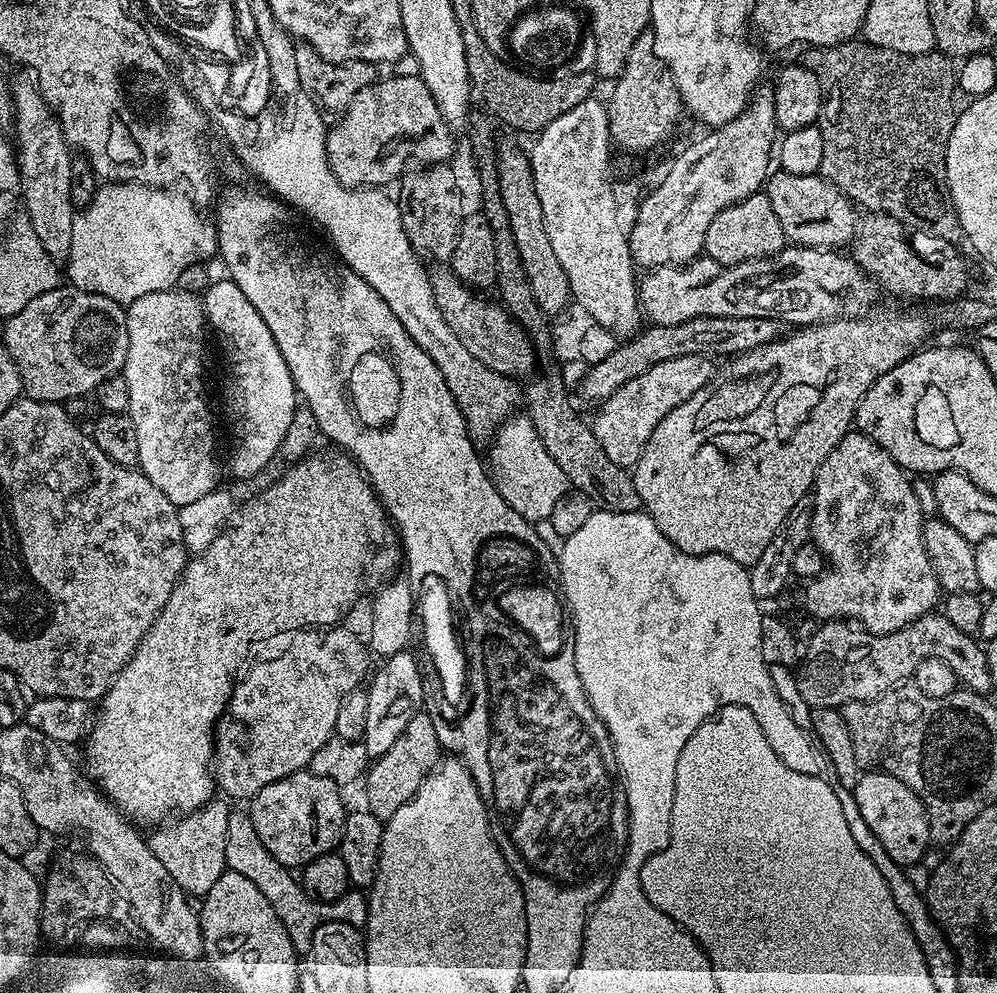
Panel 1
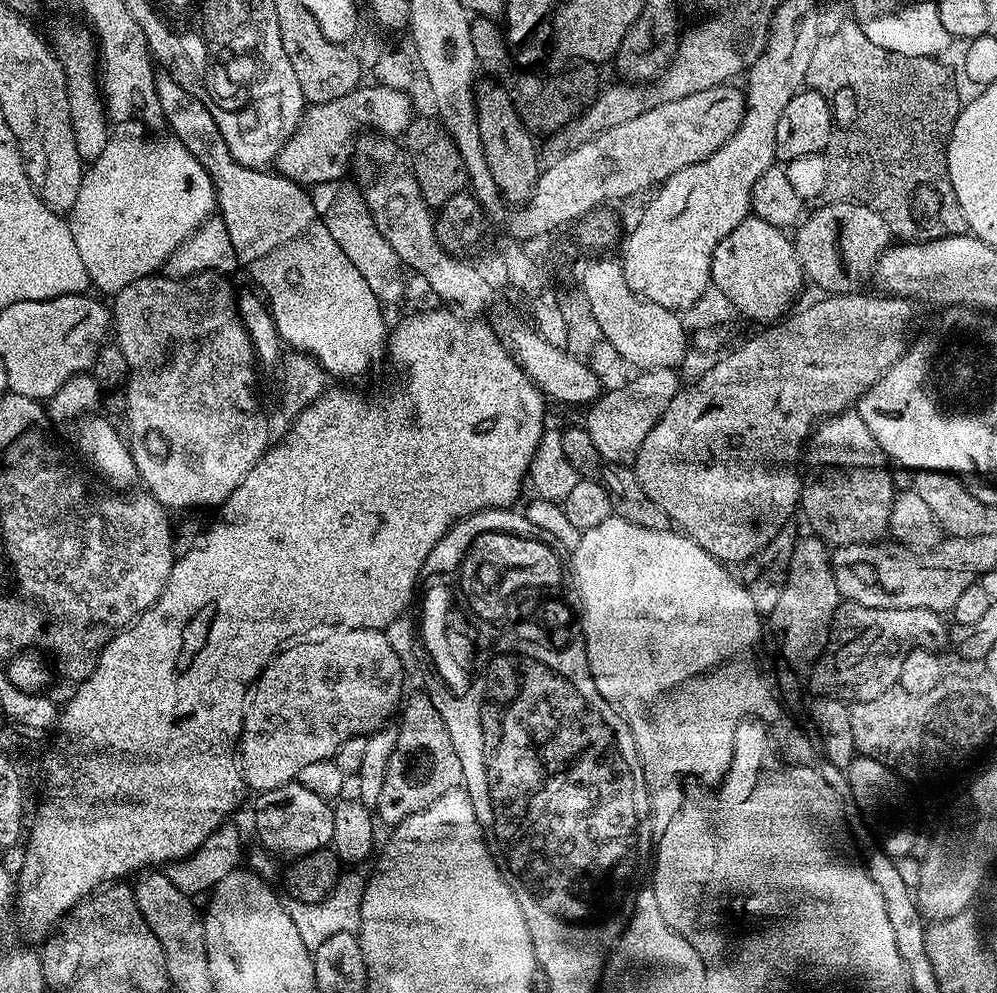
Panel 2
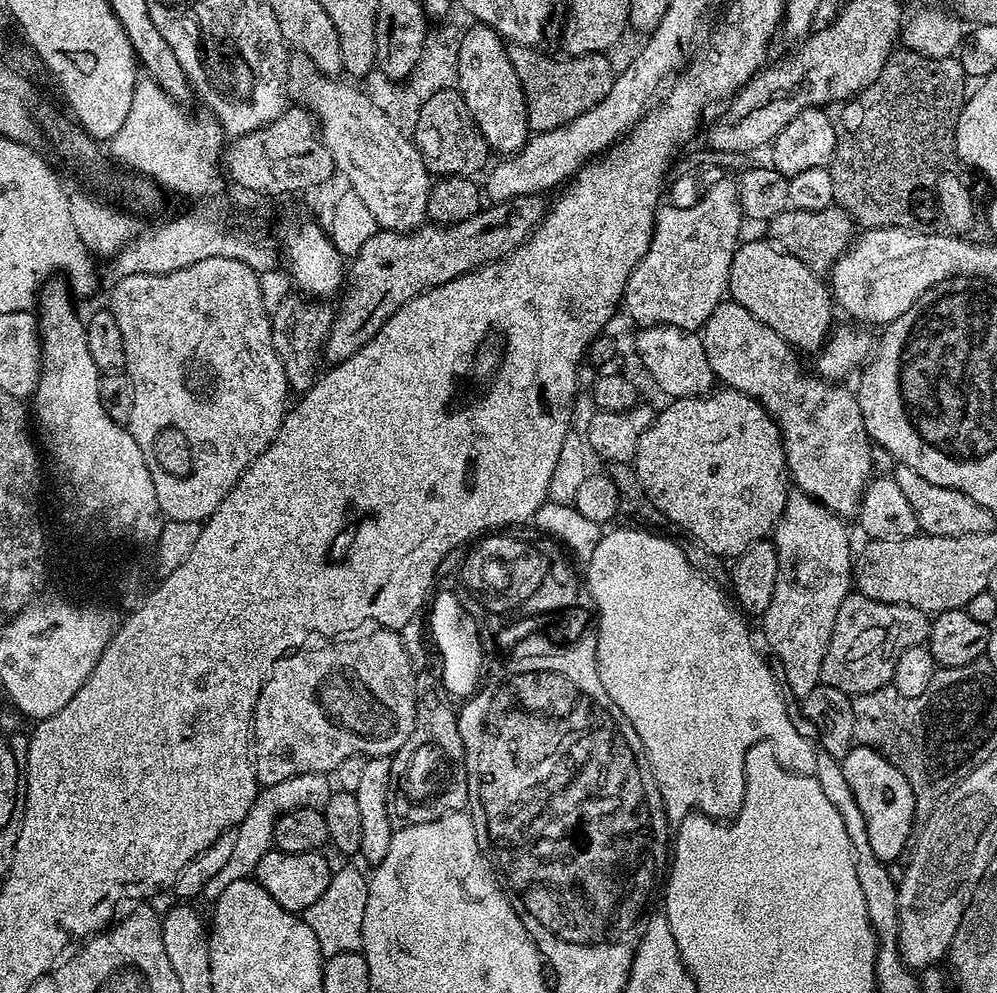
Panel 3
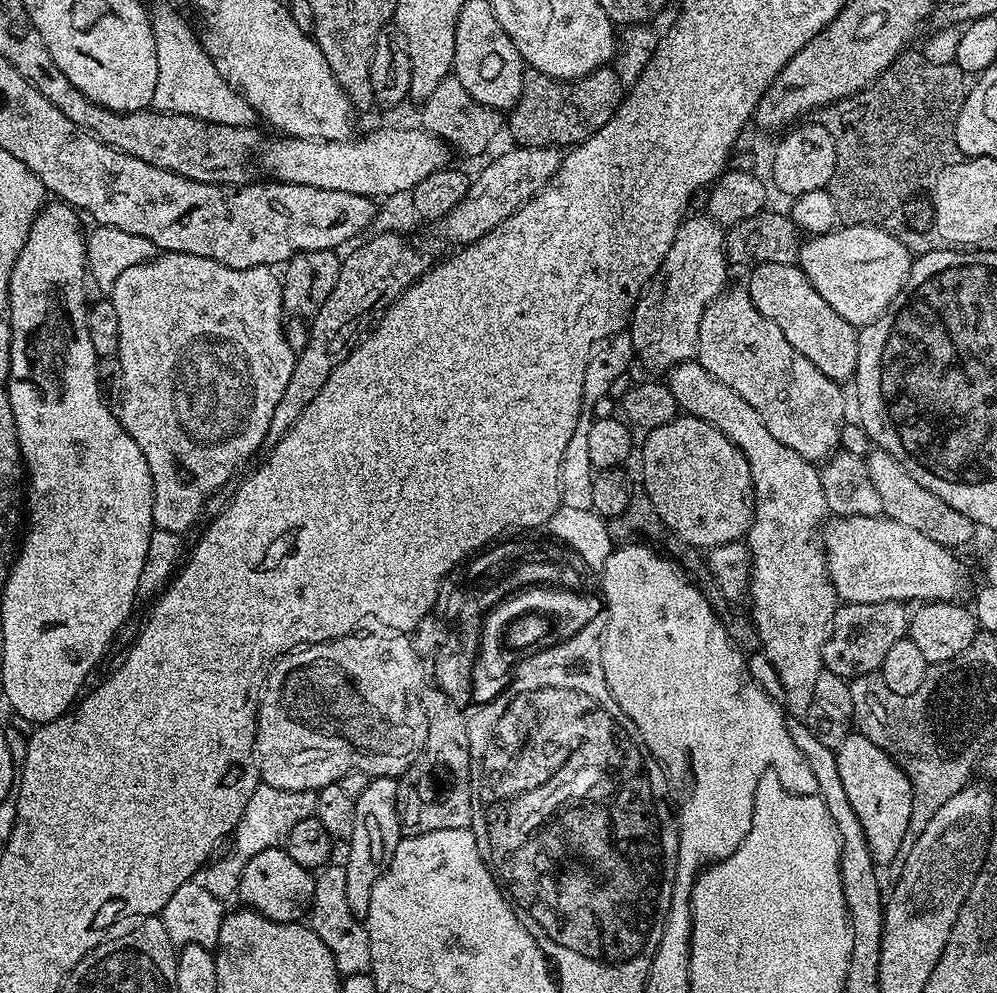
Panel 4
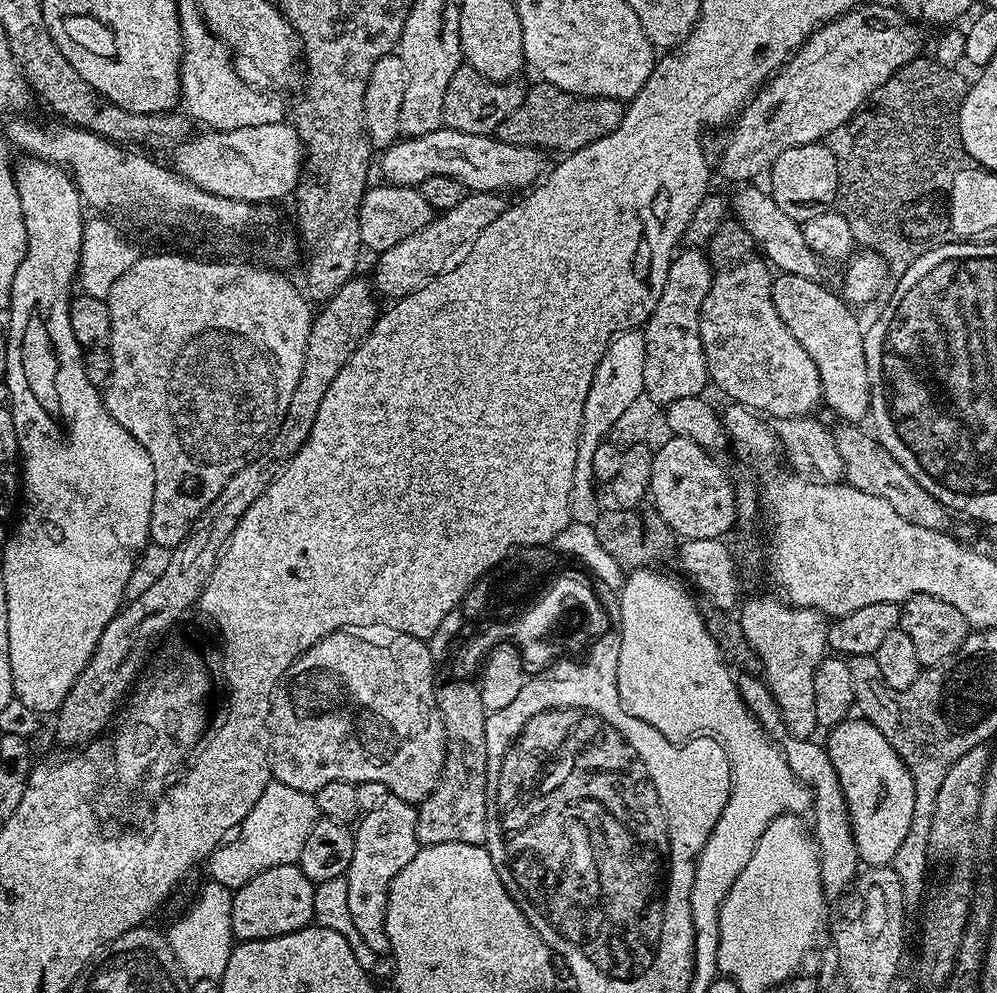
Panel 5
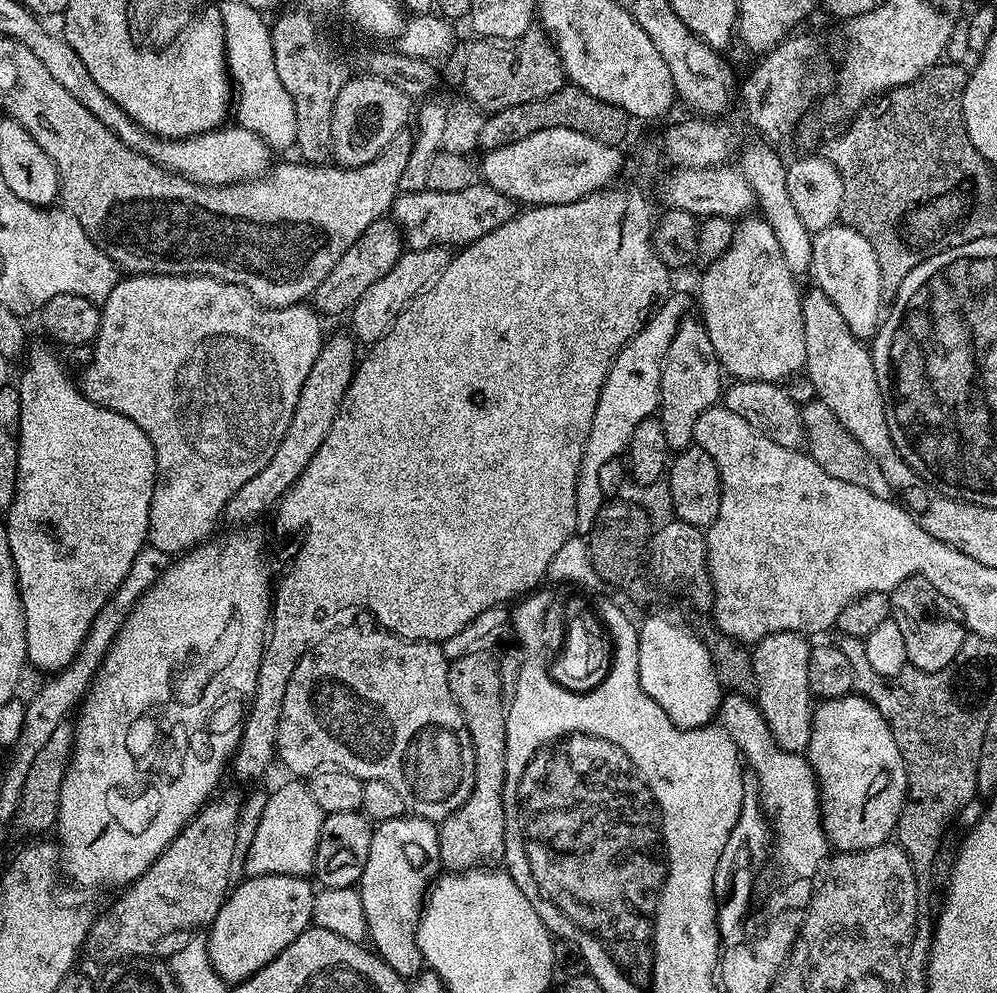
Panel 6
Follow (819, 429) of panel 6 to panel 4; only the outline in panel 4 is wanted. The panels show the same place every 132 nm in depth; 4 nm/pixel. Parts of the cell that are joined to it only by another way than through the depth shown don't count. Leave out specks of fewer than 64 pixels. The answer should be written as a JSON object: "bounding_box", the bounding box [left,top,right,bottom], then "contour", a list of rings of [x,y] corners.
{"bounding_box":[866,447,978,550],"contour":[[[873,447],[866,459],[870,479],[878,490],[878,498],[882,498],[883,515],[894,522],[902,522],[902,526],[911,526],[913,530],[918,530],[918,534],[926,534],[926,538],[934,538],[934,542],[953,550],[960,550],[963,544],[968,544],[975,538],[978,526],[973,520],[966,518],[966,514],[959,510],[954,510],[954,506],[942,502],[938,494],[930,494],[926,486],[914,482],[910,470],[906,470],[906,466],[902,466],[902,462],[894,458],[894,454]]]}

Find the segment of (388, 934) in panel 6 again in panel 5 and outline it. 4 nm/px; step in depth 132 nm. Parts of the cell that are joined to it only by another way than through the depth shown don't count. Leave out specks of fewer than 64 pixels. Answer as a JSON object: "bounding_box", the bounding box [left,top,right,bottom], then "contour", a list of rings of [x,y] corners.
{"bounding_box":[346,794,422,954],"contour":[[[389,794],[384,799],[384,804],[374,810],[363,813],[359,817],[354,828],[356,841],[354,842],[354,858],[350,858],[350,866],[346,873],[348,889],[346,895],[350,905],[350,919],[354,921],[358,934],[362,934],[366,946],[377,954],[388,952],[388,939],[386,938],[386,902],[388,891],[392,885],[392,879],[414,858],[414,854],[420,851],[422,845],[416,838],[416,808],[409,801],[399,800]]]}

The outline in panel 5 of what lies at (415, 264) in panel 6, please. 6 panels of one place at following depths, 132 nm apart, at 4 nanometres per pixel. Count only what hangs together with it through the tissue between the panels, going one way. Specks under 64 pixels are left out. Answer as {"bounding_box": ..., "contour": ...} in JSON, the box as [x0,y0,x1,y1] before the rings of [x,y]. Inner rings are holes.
{"bounding_box":[374,192,506,302],"contour":[[[468,192],[448,212],[439,213],[422,230],[410,234],[410,238],[402,238],[398,246],[390,246],[390,250],[379,253],[376,264],[376,280],[374,288],[381,297],[389,296],[395,302],[428,284],[436,276],[448,269],[456,267],[470,254],[478,234],[498,218],[506,207],[505,197],[498,192]],[[384,295],[384,296],[383,296]]]}

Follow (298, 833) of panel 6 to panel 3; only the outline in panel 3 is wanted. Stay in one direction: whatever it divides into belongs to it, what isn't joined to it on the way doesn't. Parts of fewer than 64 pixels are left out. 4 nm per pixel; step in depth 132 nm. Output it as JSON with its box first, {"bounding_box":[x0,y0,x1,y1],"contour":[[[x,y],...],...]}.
{"bounding_box":[202,772,333,902],"contour":[[[322,772],[294,774],[294,778],[286,778],[286,782],[274,782],[261,787],[257,791],[256,800],[250,806],[246,818],[242,818],[242,822],[237,824],[234,829],[236,838],[234,851],[230,854],[230,859],[226,862],[226,866],[222,866],[222,870],[218,870],[218,874],[214,874],[214,878],[210,878],[210,882],[206,882],[202,893],[203,899],[206,898],[208,902],[215,902],[222,894],[222,890],[226,890],[226,886],[231,886],[233,882],[239,880],[247,880],[255,873],[258,862],[262,862],[266,853],[273,851],[272,835],[274,834],[276,819],[279,816],[299,808],[323,810],[326,802],[330,802],[333,791],[333,781]]]}

